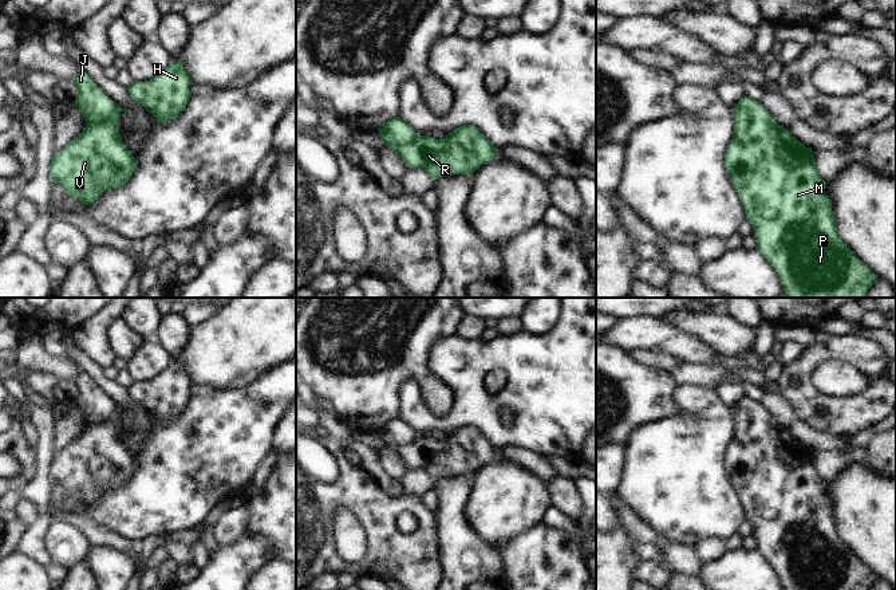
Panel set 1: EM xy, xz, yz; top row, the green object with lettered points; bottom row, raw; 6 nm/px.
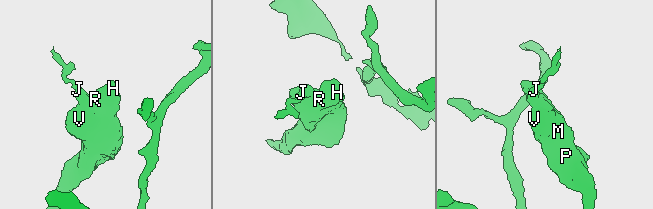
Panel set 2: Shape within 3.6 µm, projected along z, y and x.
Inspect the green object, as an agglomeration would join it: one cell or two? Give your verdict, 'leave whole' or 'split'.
split

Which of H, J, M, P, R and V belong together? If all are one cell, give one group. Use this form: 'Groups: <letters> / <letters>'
Groups: H M P R V / J.

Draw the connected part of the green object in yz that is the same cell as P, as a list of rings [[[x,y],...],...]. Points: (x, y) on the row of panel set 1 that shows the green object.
[[[743,95],[733,107],[734,135],[725,168],[754,227],[757,249],[779,276],[786,298],[864,298],[877,276],[840,240],[825,181],[816,170],[813,150],[779,126],[762,102]]]

